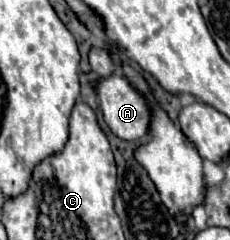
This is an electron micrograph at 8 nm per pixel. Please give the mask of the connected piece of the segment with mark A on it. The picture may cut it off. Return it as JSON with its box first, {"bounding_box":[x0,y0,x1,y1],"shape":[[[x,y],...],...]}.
{"bounding_box":[98,73,152,141],"shape":[[[122,73],[102,79],[98,101],[114,135],[124,141],[140,141],[148,135],[152,119],[148,99]]]}

